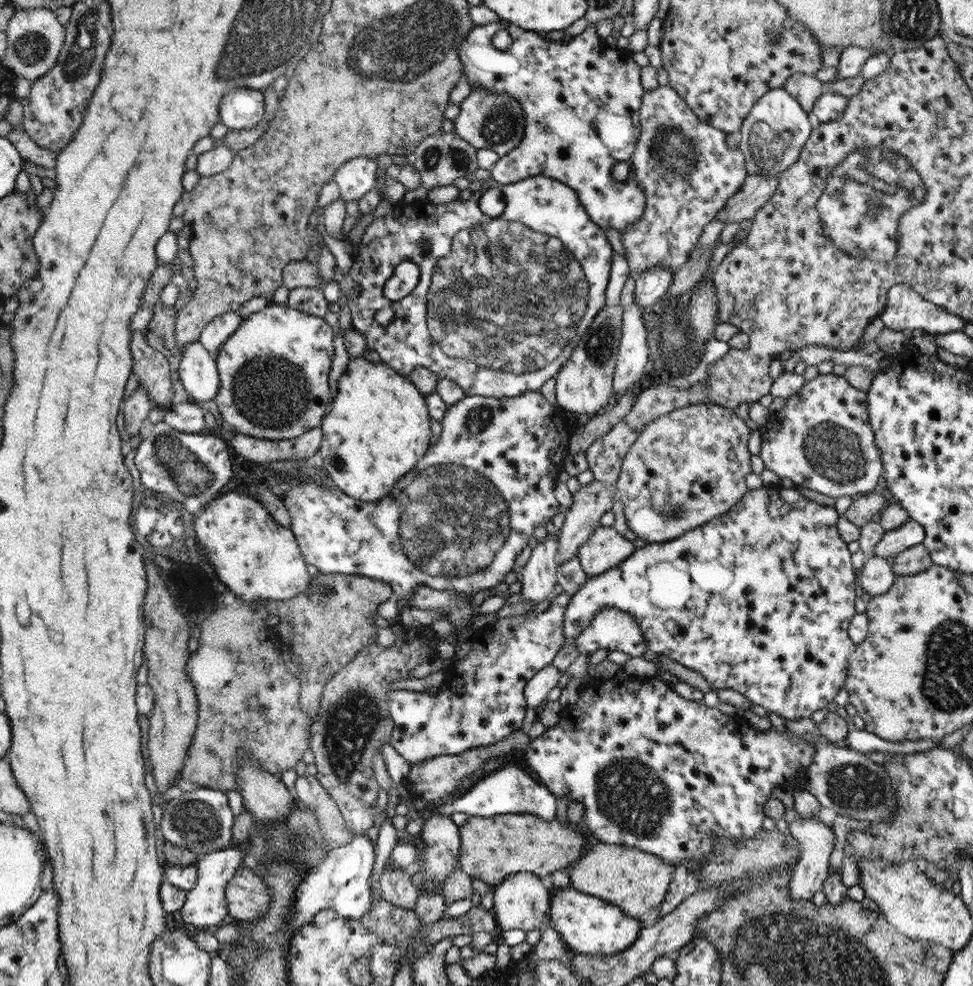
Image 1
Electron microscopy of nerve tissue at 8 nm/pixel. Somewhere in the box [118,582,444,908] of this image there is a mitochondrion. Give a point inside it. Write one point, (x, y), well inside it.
(350, 724)

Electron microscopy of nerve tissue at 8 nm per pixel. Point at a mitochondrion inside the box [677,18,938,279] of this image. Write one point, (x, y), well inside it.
(876, 189)

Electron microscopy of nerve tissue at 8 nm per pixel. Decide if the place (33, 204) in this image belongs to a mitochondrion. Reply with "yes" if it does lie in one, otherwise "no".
no

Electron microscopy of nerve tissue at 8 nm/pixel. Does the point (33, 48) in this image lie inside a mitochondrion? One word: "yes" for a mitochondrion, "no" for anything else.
yes

